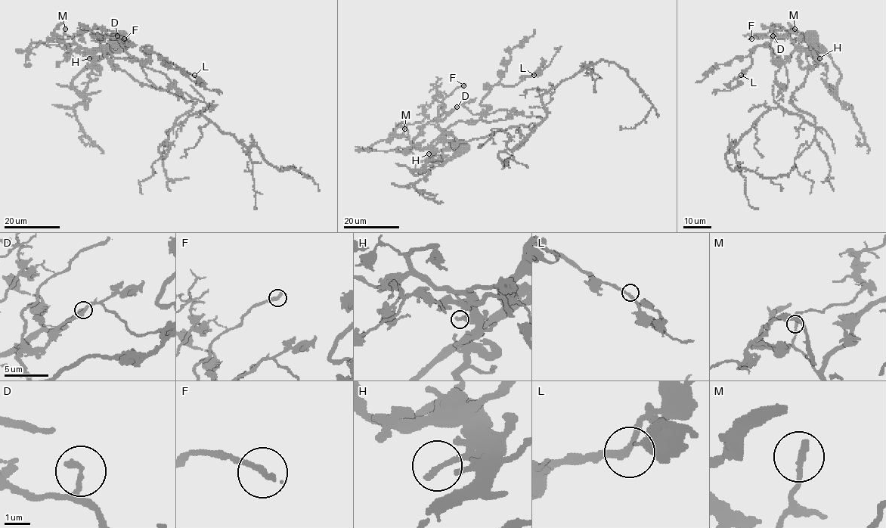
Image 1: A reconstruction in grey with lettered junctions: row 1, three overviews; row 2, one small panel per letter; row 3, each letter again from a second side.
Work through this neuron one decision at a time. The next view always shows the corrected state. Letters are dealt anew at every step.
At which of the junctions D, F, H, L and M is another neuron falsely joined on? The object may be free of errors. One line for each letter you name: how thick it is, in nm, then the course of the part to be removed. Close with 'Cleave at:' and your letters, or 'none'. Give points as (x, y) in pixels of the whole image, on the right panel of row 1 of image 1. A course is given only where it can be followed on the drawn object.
D: calibre 240 nm; course (772, 36), (814, 53), (789, 101), (815, 123), (771, 107), (726, 160), (791, 167)
Cleave at: D

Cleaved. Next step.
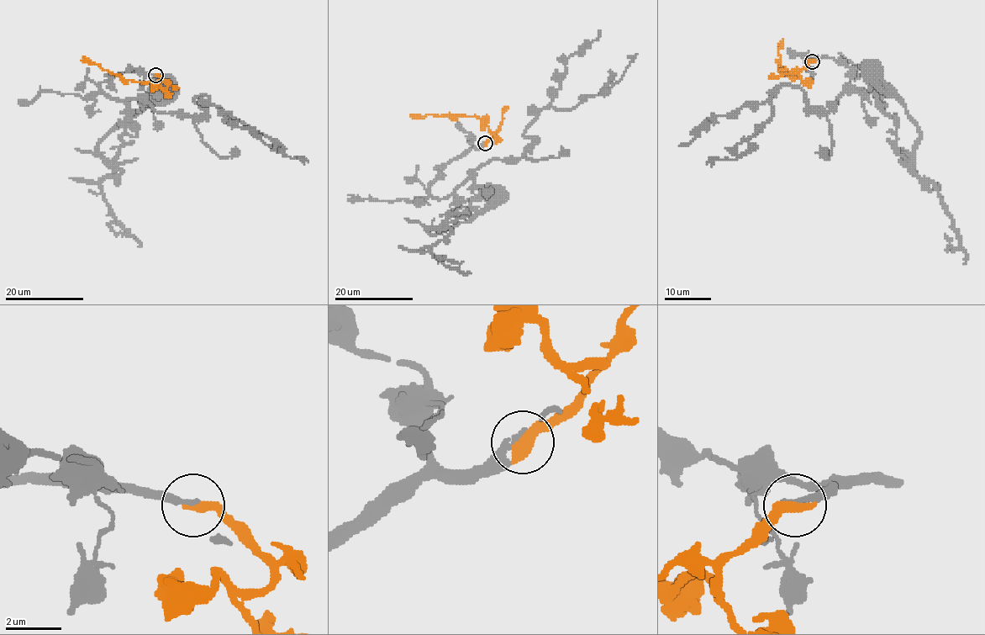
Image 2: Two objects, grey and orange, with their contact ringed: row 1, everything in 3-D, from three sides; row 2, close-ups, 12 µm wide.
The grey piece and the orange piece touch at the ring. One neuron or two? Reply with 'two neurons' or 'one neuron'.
two neurons

